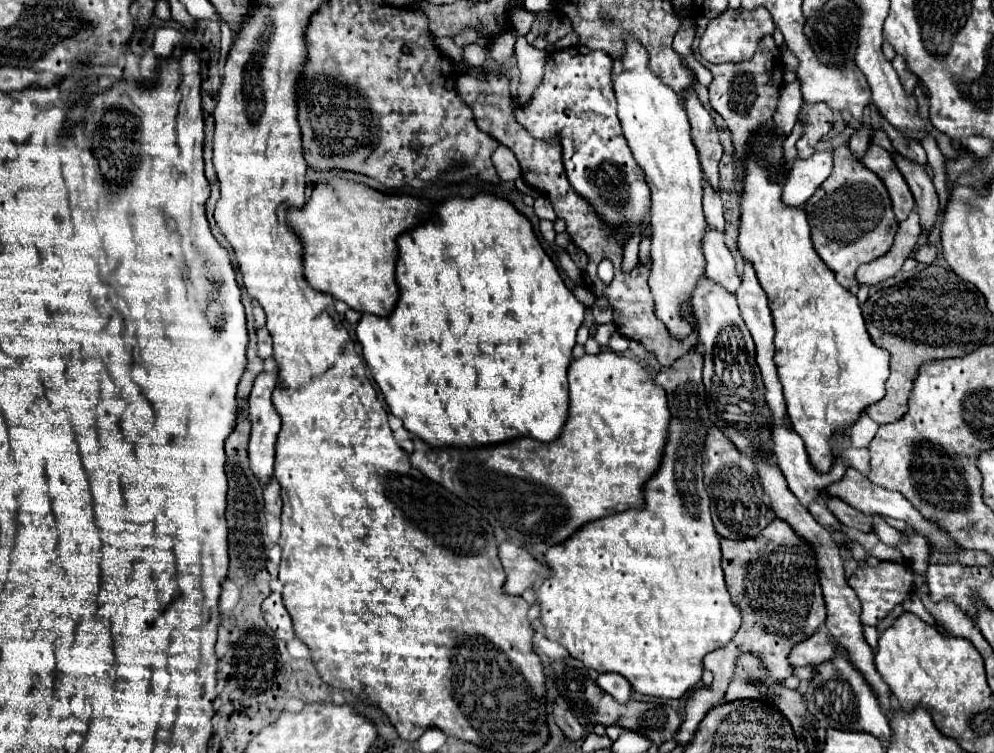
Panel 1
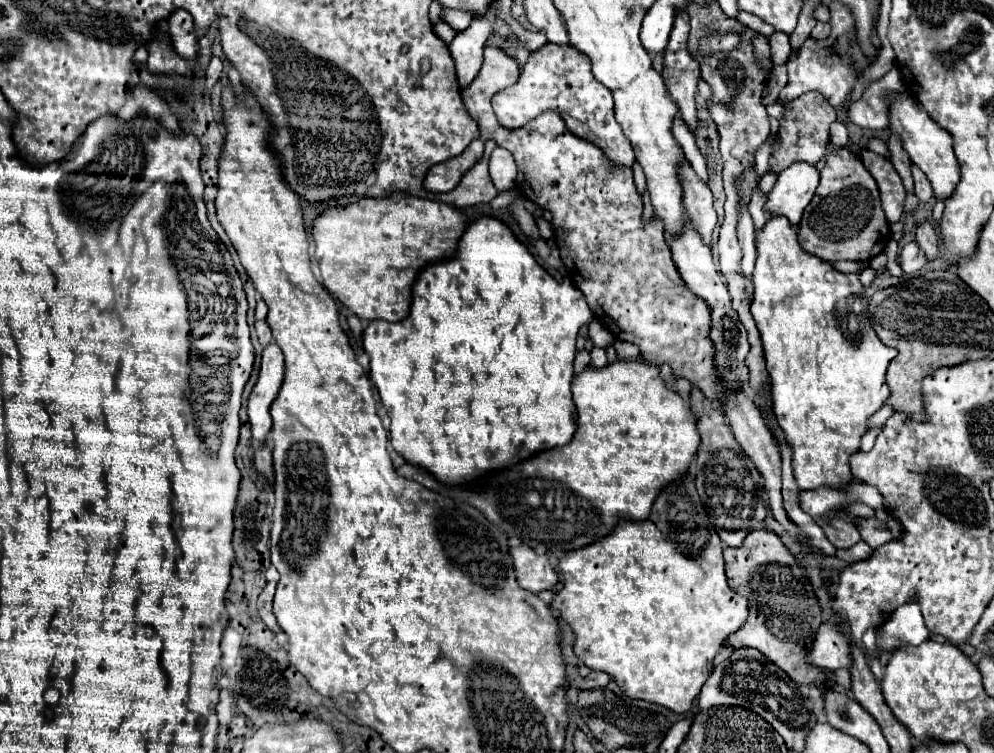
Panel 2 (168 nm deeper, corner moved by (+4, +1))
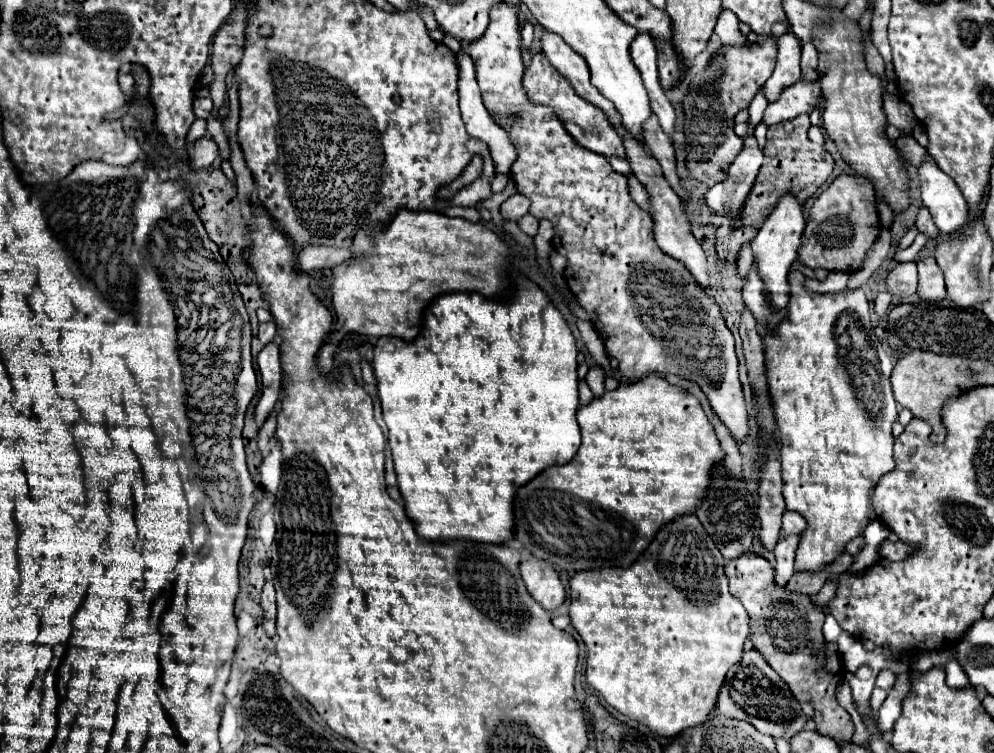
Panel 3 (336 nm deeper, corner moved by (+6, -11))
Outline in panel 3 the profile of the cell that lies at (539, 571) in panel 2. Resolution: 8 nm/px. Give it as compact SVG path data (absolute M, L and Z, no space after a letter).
M524 560L520 564L520 574L532 598L540 602L548 612L554 612L566 600L566 590L560 582L560 574L546 560Z

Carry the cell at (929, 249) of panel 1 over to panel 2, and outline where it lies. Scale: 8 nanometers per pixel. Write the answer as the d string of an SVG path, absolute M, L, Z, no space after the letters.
M914 240L908 242L900 252L900 266L902 266L904 274L916 274L926 262L928 260L926 260L924 252L920 250L920 246Z

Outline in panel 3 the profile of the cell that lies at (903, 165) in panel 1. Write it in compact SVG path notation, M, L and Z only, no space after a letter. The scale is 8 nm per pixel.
M922 258L918 262L918 296L922 302L942 302L946 298L944 276L932 258Z

